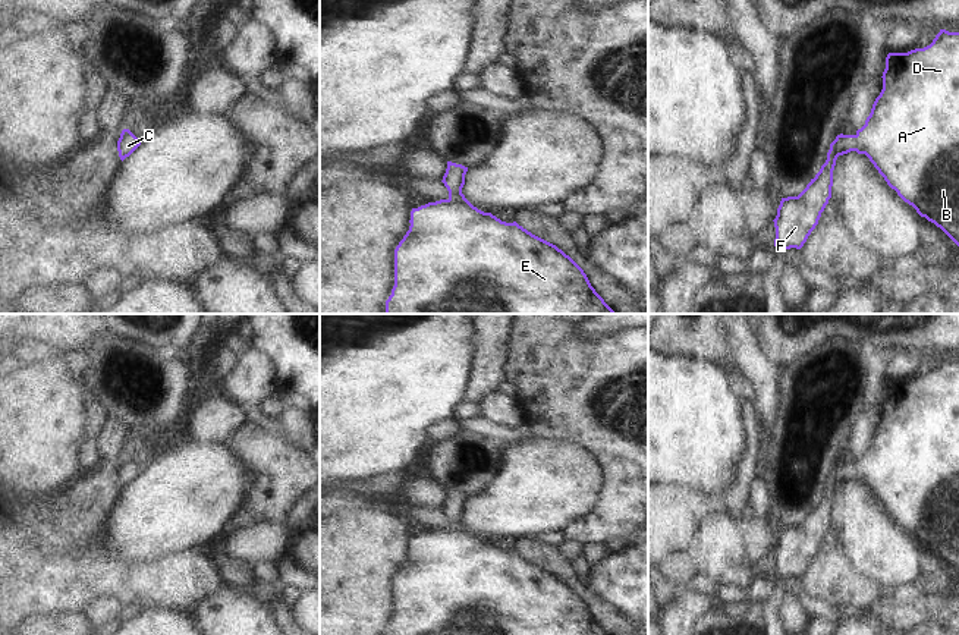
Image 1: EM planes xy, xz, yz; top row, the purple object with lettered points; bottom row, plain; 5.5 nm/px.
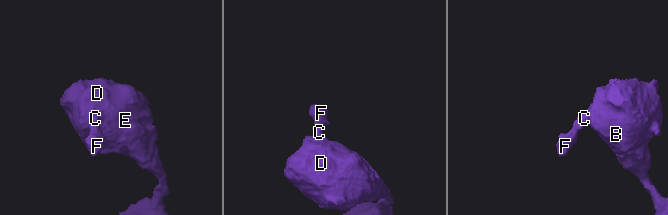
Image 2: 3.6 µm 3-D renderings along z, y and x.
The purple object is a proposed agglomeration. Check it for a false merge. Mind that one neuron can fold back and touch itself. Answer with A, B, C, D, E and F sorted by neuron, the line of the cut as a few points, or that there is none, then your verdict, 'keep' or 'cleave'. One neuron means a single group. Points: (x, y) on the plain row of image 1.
groups A B C D E F; cut none; keep

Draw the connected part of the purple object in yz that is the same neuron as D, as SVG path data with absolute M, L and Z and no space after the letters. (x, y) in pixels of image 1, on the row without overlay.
M940 358L933 371L924 377L889 381L881 406L883 418L875 427L865 453L855 463L837 463L830 472L826 491L806 516L798 525L782 526L773 548L777 578L804 575L831 526L836 488L850 480L865 482L905 531L912 534L921 546L940 556L959 575L959 361Z

